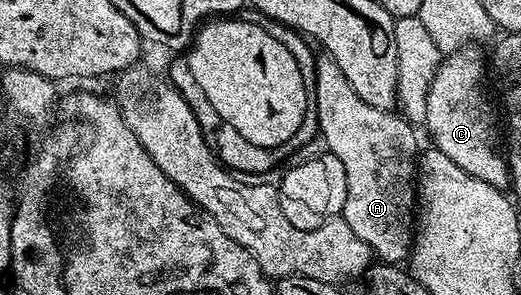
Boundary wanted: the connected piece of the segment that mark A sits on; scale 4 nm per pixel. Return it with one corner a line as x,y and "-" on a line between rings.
321,54
316,60
317,73
317,105
314,108
319,134
324,135
327,150
338,161
342,161
342,169
346,169
346,201
342,217
362,241
372,248
377,260
400,265
411,256
414,242
414,212
418,207
418,191
416,176
418,174
418,150
416,151
416,135
413,124
407,121
396,123
392,111
379,111
374,105
366,105
358,93
346,81
346,73
338,69
338,65
329,55

